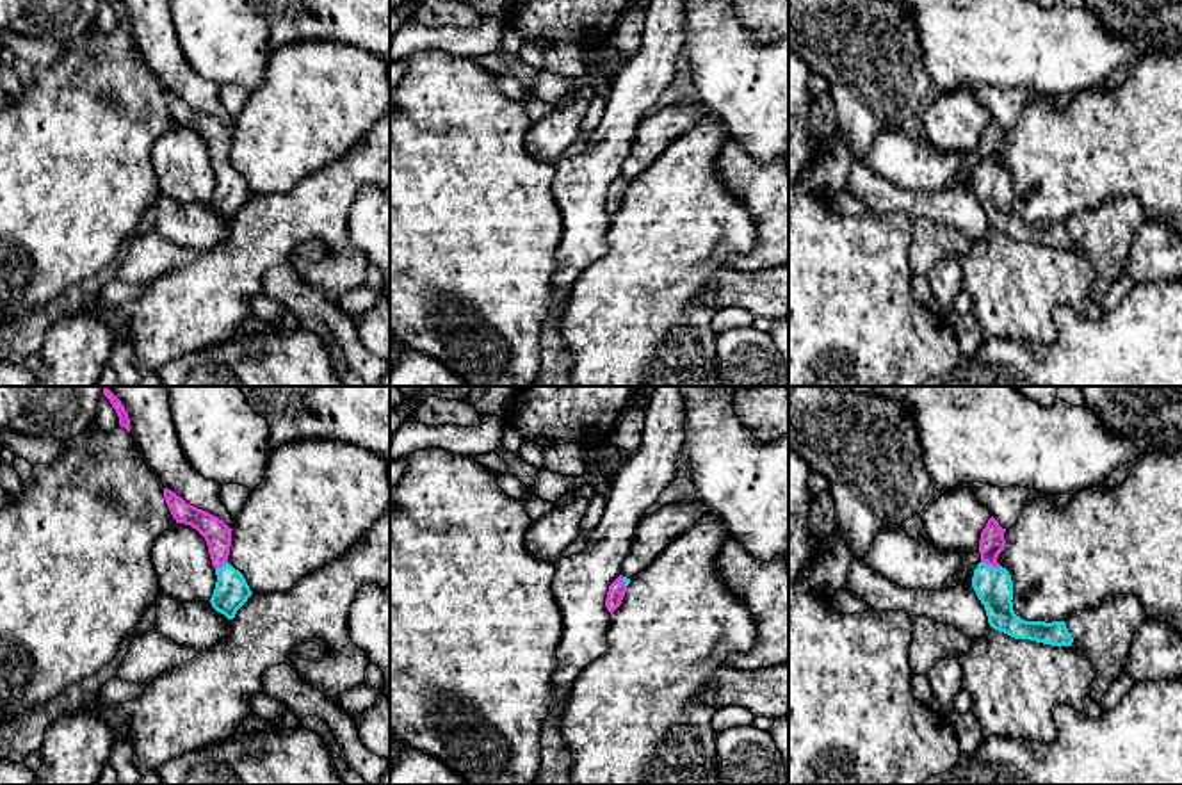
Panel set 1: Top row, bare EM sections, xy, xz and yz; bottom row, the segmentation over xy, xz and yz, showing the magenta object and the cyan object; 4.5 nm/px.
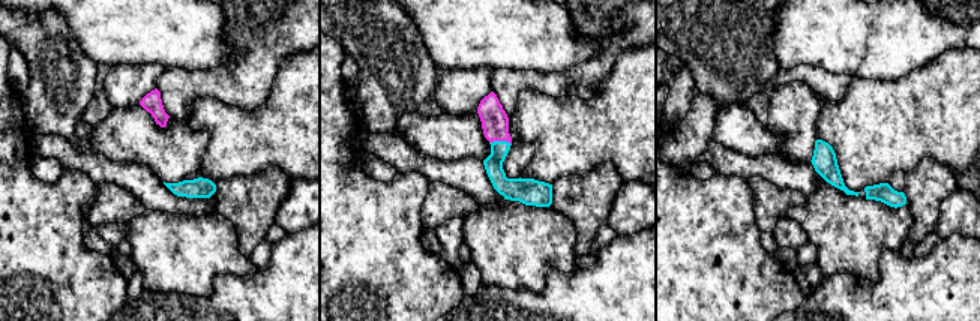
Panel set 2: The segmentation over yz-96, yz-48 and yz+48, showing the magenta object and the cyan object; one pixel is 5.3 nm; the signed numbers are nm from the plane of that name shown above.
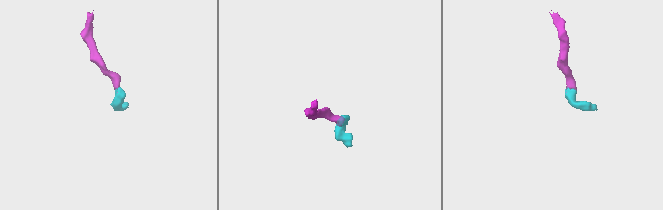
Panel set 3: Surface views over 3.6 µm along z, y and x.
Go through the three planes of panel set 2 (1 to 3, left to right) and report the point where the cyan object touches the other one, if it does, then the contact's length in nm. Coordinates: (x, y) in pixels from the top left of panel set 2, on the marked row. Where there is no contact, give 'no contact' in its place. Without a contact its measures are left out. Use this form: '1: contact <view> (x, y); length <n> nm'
1: no contact
2: contact yz-48 (500, 140); length 120 nm
3: no contact

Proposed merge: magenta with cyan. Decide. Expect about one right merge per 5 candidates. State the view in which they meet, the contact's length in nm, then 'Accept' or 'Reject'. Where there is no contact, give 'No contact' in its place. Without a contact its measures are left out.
Touches magenta in yz. Shared border 90 nm. Accept

